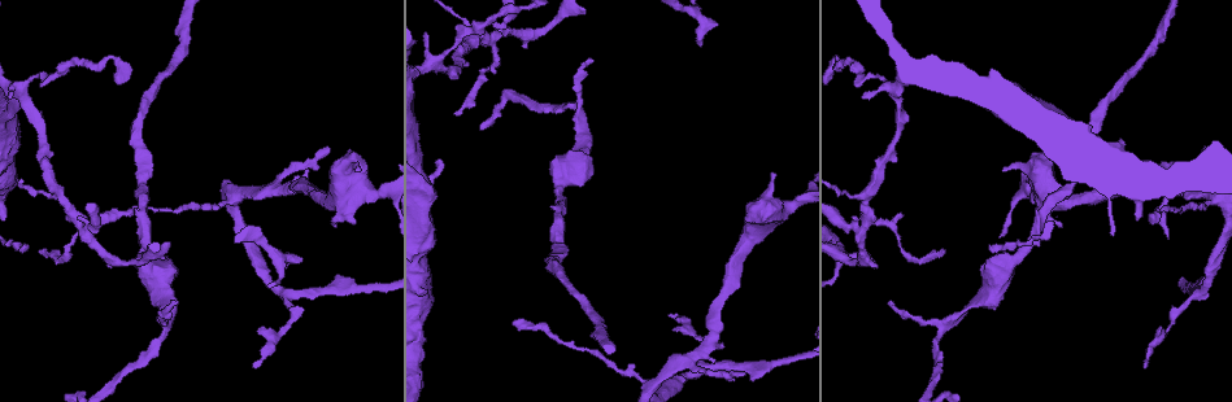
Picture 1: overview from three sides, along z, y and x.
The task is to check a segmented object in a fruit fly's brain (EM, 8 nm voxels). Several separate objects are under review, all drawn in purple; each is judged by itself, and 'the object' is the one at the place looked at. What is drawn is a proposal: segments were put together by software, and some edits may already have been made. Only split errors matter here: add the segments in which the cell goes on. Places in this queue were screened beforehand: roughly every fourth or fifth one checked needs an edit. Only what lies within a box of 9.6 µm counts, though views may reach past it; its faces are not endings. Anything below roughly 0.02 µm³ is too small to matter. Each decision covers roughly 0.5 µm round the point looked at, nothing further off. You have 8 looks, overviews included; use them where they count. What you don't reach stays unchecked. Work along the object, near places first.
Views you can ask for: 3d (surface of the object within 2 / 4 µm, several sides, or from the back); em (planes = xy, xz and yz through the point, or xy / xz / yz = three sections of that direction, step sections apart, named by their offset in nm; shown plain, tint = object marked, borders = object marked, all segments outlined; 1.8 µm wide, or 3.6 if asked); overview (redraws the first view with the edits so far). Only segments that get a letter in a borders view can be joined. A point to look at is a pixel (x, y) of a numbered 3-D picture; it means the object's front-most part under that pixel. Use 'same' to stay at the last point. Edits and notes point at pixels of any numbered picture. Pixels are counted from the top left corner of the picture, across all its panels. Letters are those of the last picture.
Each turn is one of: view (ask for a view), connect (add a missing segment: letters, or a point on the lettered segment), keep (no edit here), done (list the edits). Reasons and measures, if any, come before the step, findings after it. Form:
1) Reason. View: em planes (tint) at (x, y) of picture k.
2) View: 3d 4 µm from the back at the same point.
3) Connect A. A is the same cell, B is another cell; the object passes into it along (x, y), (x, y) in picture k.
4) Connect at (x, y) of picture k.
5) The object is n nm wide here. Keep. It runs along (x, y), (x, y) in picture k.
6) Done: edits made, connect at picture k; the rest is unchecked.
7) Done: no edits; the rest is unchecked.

Branch stops here. View: 3d 4 µm at (177, 300) of picture 1.

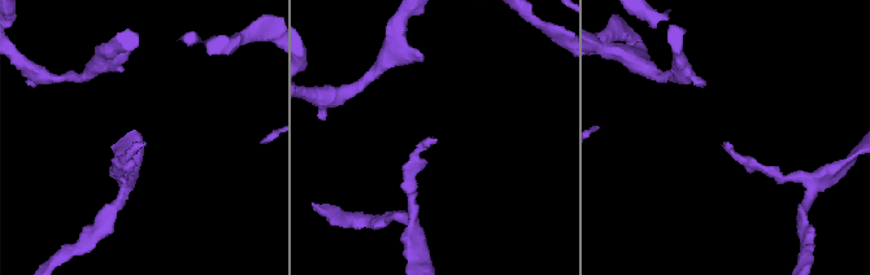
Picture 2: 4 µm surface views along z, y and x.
Need the tissue. View: em planes (borders) at (144, 143) of picture 2.

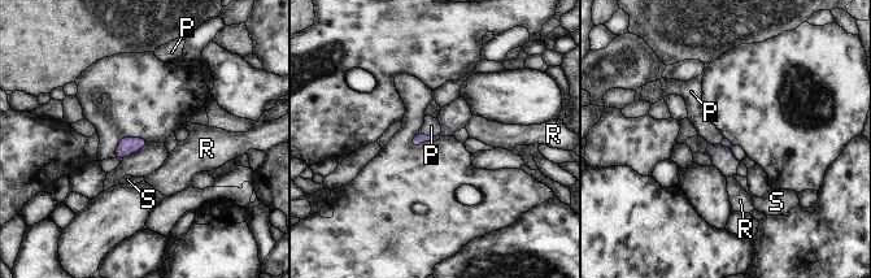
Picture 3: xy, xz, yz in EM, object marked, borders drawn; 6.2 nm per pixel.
The longest contact is with P, 130 nm. Connect P. P is the same cell, R and S are other cells; the cell continues.

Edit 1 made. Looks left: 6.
End of a long branch. View: em yz step 8 (tint) at (512, 323) of picture 1.

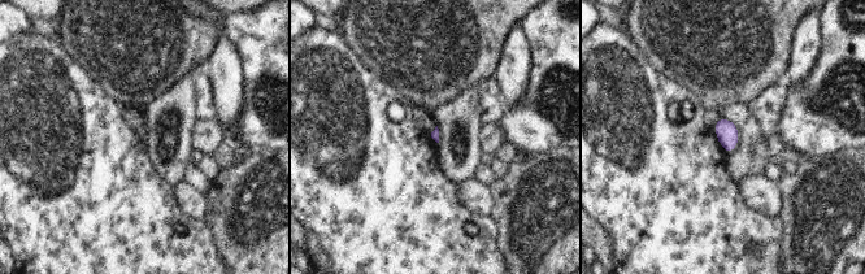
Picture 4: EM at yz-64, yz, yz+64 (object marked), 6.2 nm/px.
View: em yz step 8 (borders) at the same point.

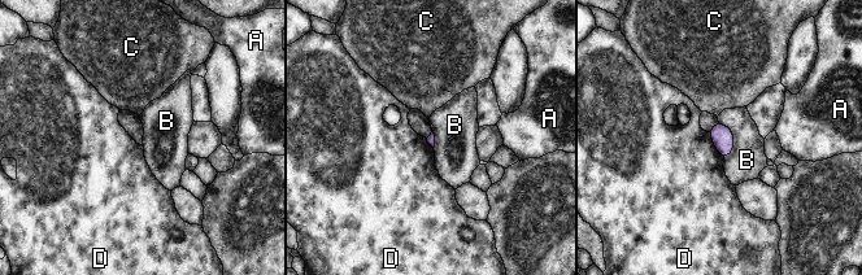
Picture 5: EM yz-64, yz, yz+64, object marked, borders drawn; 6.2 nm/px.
Keep. A, B, C and D are other cells; a border runs along (718, 121), (732, 134), (725, 158) in picture 5; none of them fits.

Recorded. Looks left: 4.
An open end. View: em xz step 8 (tint) at (327, 147) of picture 1.

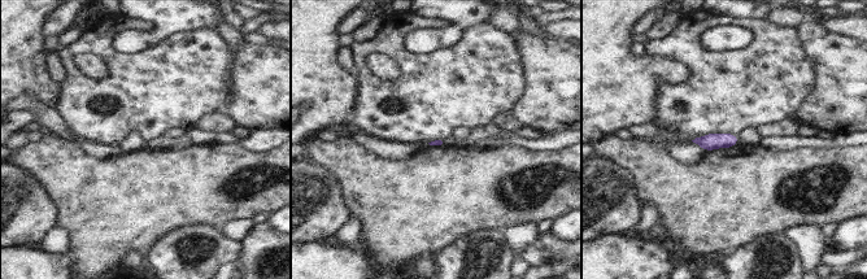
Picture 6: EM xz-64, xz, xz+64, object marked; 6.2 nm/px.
Another direction. View: em planes (borders) at the same point.

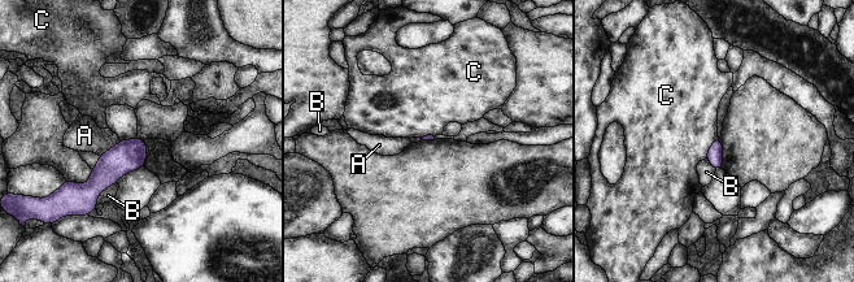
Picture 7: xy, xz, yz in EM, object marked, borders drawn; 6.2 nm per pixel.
Keep. A, B and C are other cells; a border runs along (718, 137), (706, 157) in picture 7; no lettered segment goes on from it.

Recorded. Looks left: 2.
Done: edits made, connect at picture 3; the rest is unchecked.

